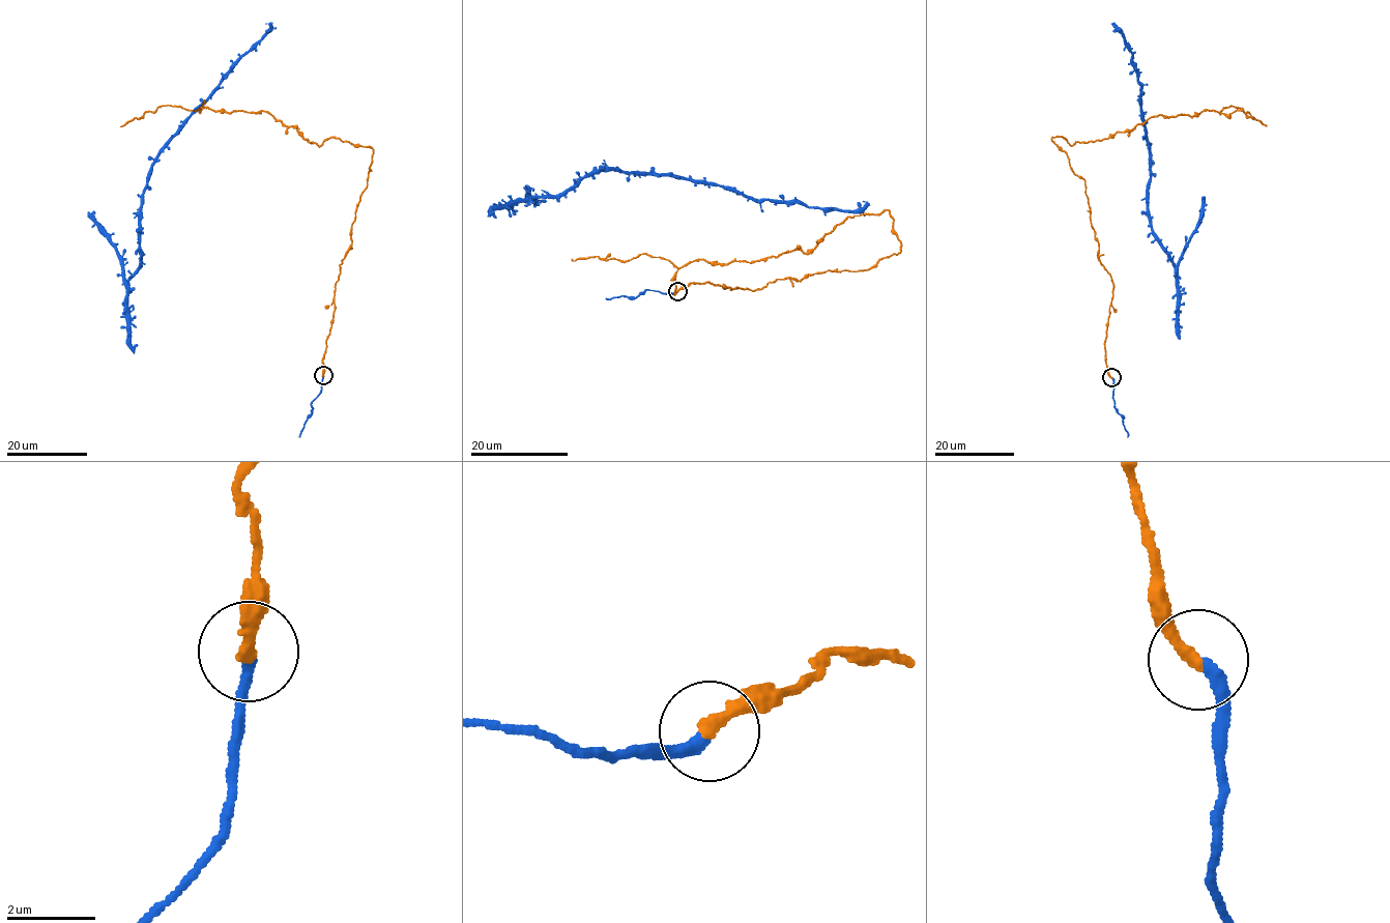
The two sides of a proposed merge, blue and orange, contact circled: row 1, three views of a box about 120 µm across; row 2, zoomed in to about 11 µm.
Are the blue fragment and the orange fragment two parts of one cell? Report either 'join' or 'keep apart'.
join

